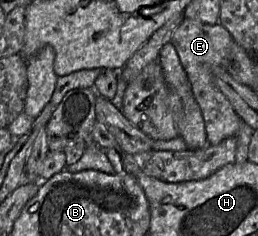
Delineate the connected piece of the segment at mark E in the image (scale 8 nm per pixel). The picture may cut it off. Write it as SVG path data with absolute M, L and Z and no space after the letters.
M183 17L172 33L170 43L178 54L193 96L200 107L205 123L207 145L216 146L225 139L235 136L242 121L227 98L216 87L211 73L213 66L222 65L226 69L226 62L234 43L229 32L219 23L209 25Z

